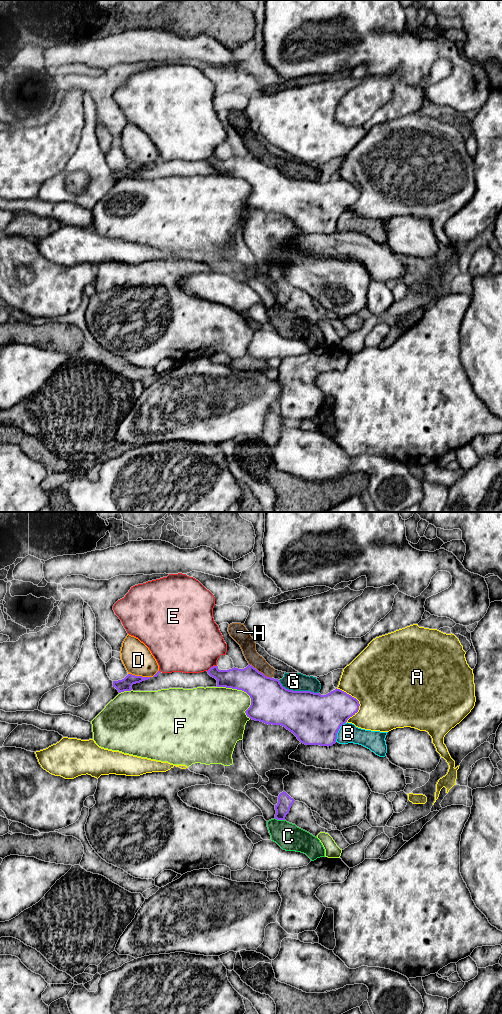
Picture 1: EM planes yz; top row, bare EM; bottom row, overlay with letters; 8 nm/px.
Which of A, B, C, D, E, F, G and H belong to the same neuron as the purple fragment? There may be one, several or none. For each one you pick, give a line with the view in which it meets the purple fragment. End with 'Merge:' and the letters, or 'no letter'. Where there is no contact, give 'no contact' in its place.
Merge: no letter

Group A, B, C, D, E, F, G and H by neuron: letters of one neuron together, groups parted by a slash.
A / B / C / D / E / F / G H

